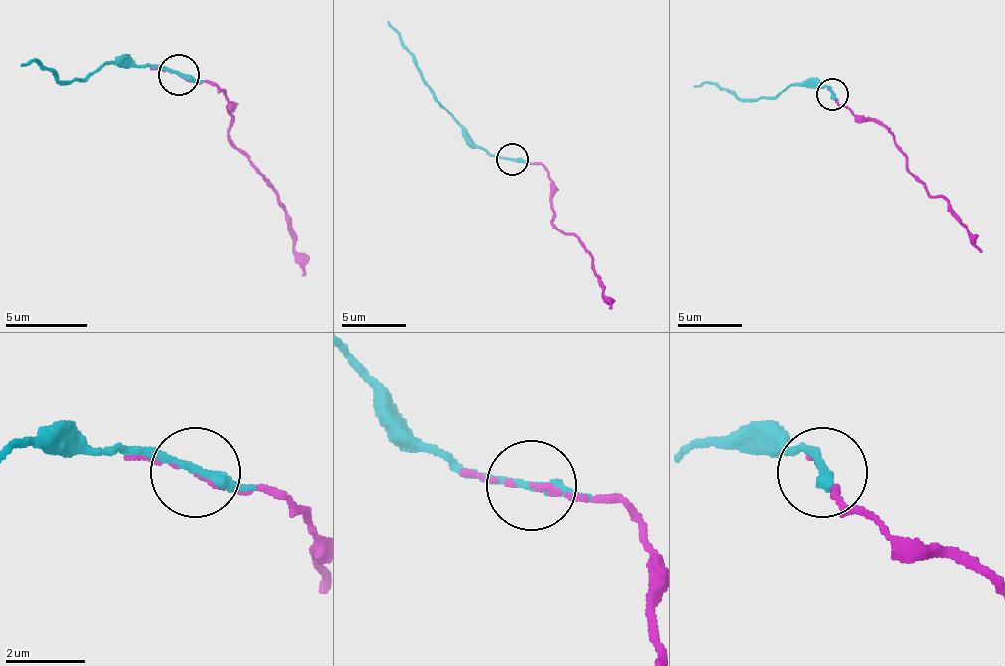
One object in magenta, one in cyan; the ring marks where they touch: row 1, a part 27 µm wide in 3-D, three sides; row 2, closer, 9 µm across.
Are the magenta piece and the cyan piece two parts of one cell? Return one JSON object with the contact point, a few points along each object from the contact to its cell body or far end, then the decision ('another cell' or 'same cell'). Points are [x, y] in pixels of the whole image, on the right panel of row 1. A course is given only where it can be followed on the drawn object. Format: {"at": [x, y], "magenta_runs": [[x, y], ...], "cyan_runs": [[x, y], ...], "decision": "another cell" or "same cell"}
{"at": [832, 94], "magenta_runs": [[831, 93], [847, 109], [889, 128], [924, 189], [940, 196], [982, 251]], "cyan_runs": [[831, 93], [828, 86], [805, 86], [751, 99], [706, 83], [693, 86]], "decision": "same cell"}

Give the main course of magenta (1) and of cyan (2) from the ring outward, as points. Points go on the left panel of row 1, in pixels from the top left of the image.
1: (180, 74), (212, 82), (225, 94), (229, 139), (278, 196), (294, 262), (306, 274)
2: (180, 74), (147, 65), (119, 65), (65, 82), (37, 61), (20, 65)

